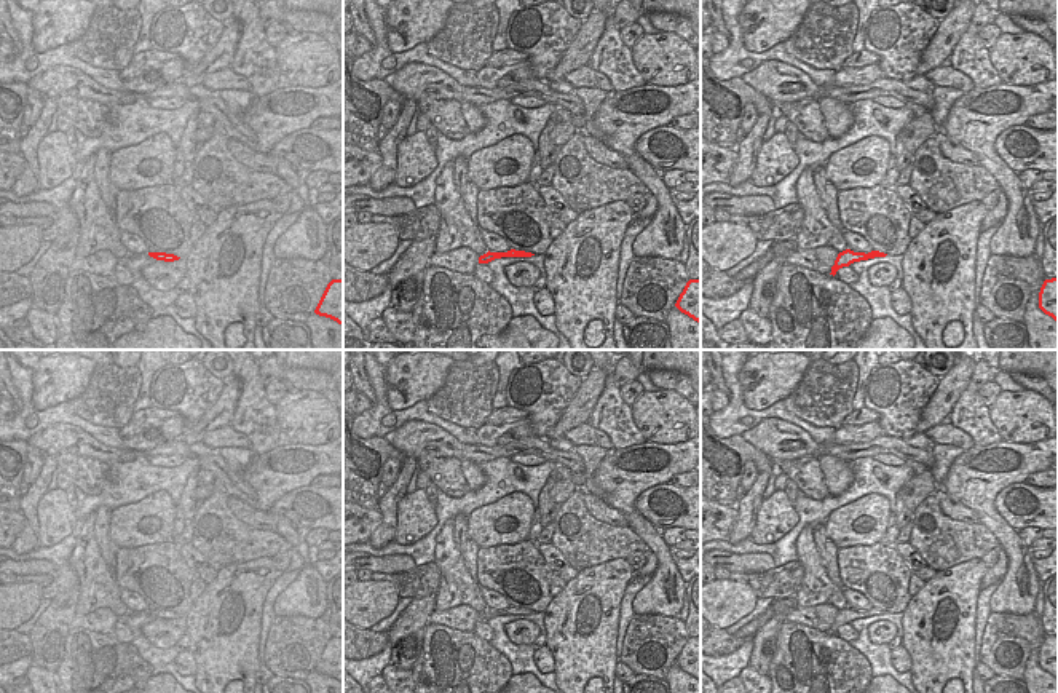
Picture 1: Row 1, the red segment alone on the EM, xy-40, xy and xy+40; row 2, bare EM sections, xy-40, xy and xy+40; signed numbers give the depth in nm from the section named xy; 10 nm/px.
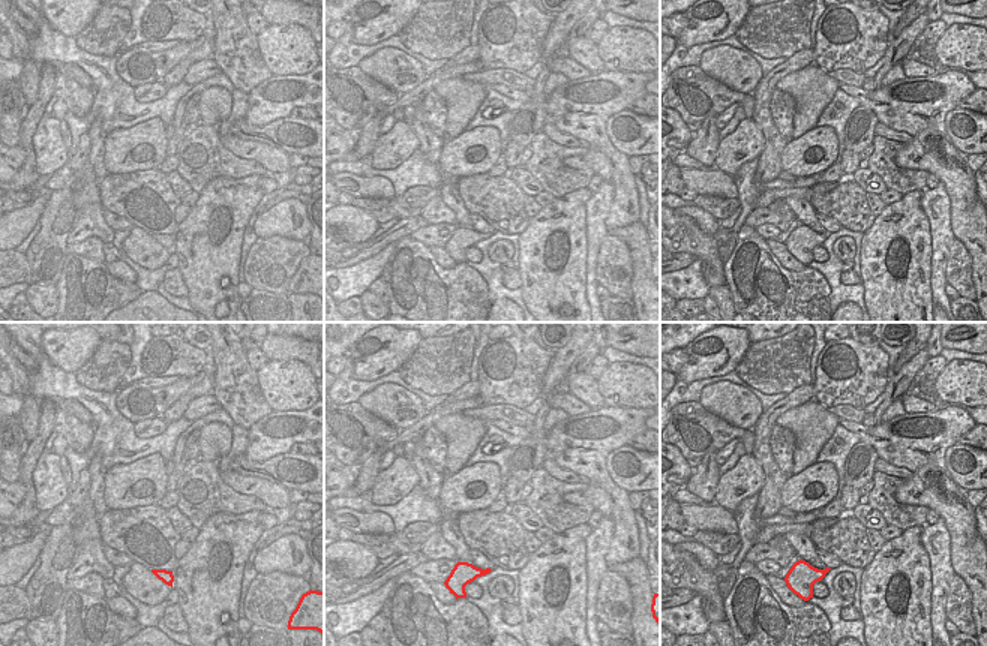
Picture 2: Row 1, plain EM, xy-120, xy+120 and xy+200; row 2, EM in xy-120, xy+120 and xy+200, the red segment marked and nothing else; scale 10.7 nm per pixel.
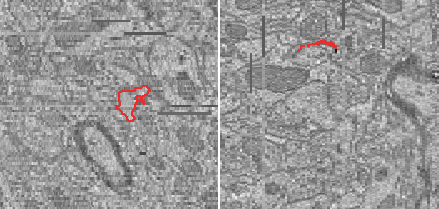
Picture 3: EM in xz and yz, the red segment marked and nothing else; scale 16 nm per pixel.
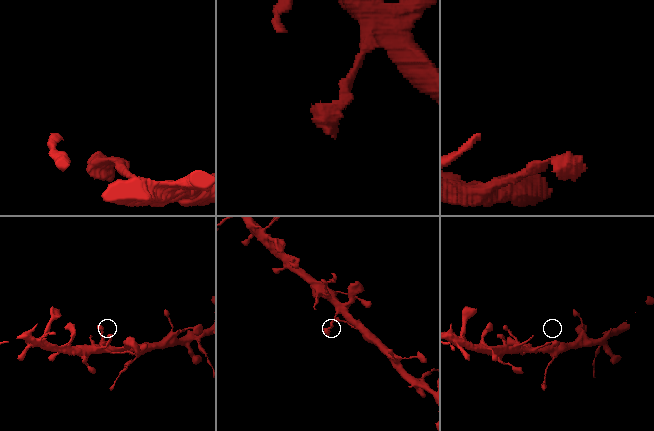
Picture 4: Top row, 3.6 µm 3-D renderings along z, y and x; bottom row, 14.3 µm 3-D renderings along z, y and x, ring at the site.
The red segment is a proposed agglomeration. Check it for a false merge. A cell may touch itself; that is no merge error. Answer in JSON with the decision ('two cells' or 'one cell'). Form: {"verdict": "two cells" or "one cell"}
{"verdict": "one cell"}

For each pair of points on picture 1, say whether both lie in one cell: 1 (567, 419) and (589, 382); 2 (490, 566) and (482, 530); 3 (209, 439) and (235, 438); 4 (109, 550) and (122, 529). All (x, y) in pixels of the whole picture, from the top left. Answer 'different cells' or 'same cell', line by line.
1: same cell
2: different cells
3: same cell
4: different cells

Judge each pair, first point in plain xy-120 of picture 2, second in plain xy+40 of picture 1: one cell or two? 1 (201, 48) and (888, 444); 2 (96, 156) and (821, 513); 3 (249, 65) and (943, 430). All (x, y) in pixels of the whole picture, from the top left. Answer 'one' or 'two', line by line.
1: two
2: two
3: two

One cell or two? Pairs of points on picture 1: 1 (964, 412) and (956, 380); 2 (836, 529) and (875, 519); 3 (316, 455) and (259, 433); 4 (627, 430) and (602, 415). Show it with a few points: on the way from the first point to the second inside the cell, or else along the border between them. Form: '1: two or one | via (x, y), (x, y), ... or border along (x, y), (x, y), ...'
1: two | border along (967, 385), (943, 422)
2: one | via (846, 527), (856, 518), (865, 519)
3: two | border along (289, 443), (254, 455)
4: one | via (621, 427), (608, 415)

